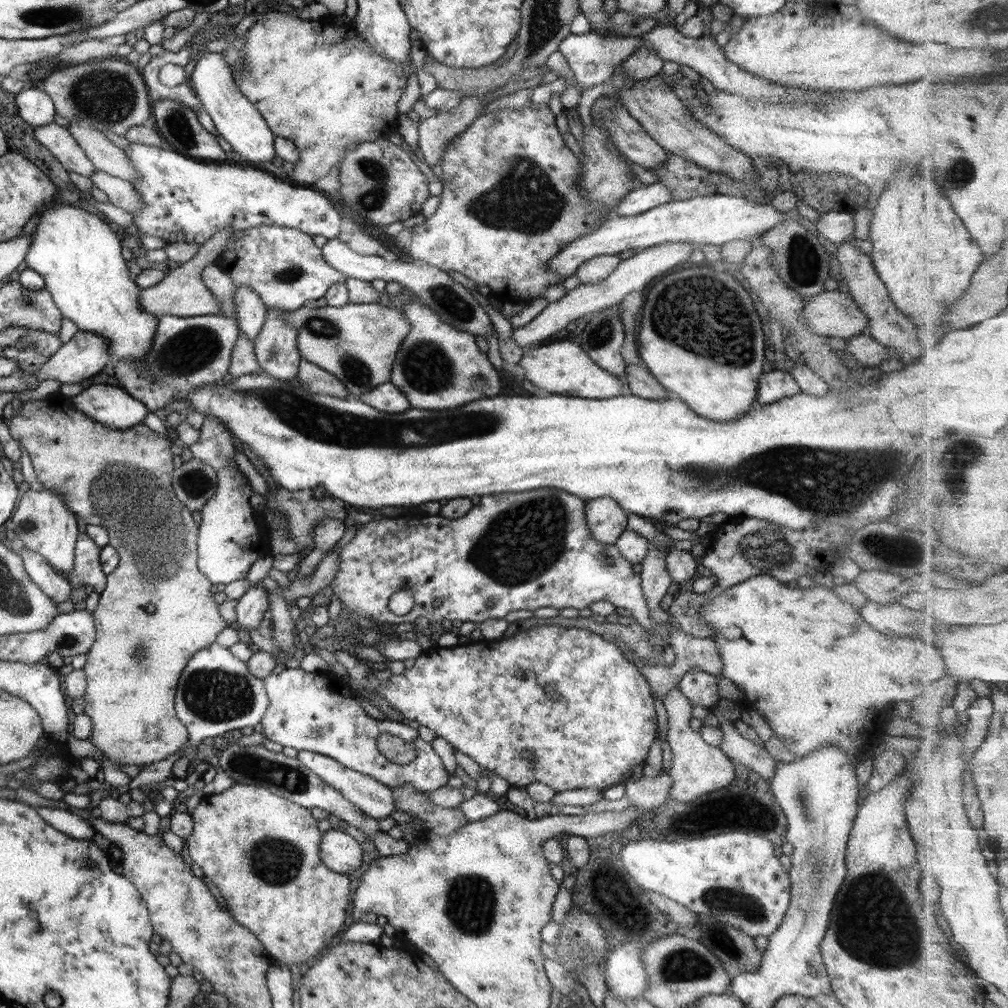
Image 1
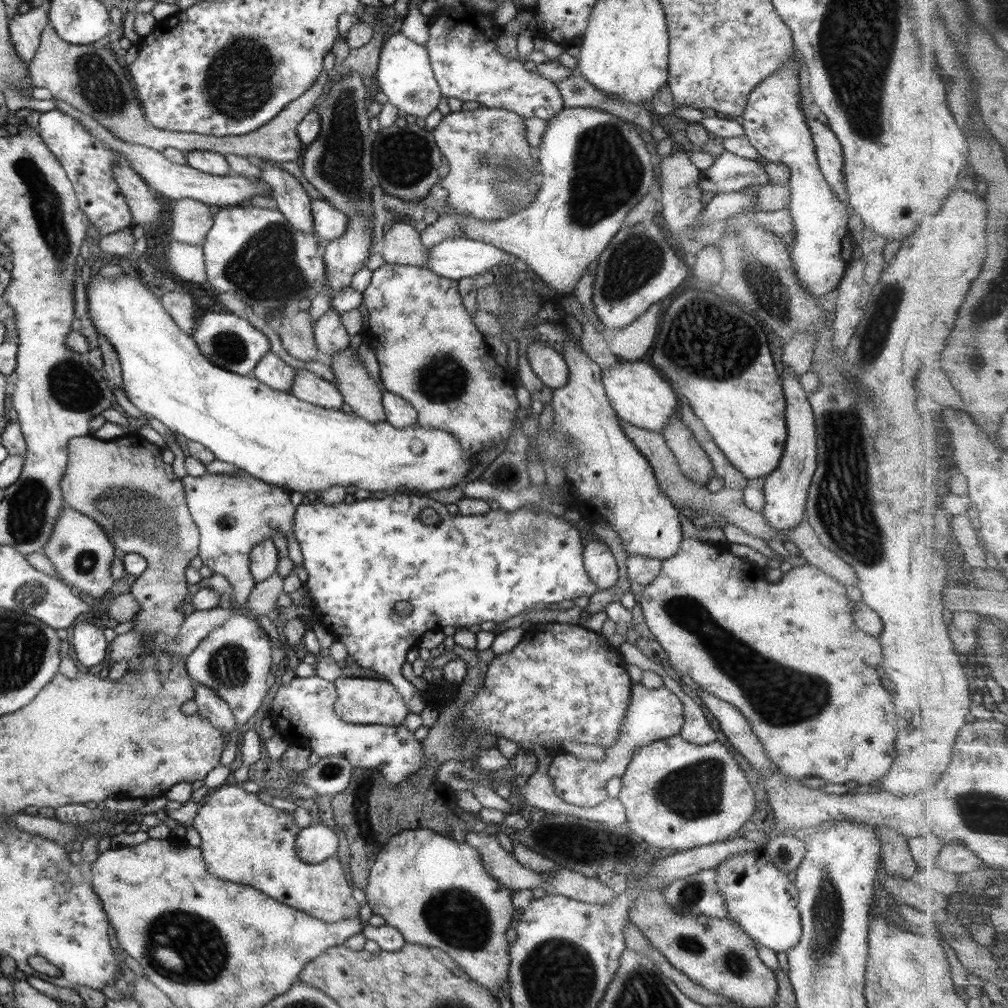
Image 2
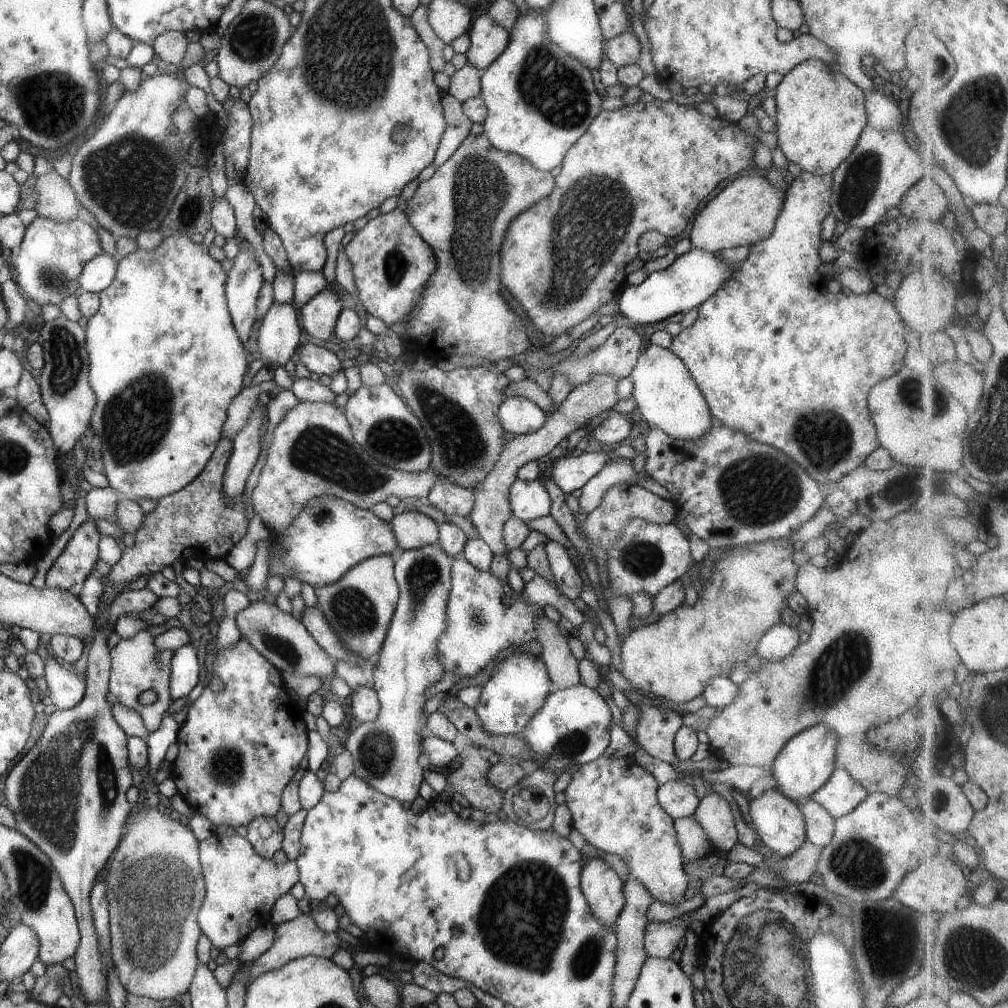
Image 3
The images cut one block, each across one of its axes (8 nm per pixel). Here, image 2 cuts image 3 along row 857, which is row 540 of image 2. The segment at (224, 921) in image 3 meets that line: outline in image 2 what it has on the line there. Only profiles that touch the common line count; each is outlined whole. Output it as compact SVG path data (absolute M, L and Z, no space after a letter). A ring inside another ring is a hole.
M241 470L235 474L206 472L199 477L186 474L180 481L188 512L198 529L198 556L202 566L209 568L213 575L225 577L231 584L236 607L243 606L254 586L248 570L250 549L265 538L271 540L275 531L285 539L291 536L296 507L285 490L267 485Z

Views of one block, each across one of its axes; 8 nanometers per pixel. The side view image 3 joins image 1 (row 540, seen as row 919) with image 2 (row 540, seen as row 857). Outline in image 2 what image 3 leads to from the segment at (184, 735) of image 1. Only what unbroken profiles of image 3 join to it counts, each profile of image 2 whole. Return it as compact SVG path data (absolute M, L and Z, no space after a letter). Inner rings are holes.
M129 433L110 441L90 435L69 438L67 450L67 466L59 481L63 506L91 518L105 532L114 548L125 554L137 554L145 560L145 571L135 578L129 588L139 606L131 618L131 632L145 634L142 640L148 642L143 647L149 645L154 632L163 633L169 643L185 617L181 605L185 603L185 594L189 591L184 572L189 567L189 561L198 555L198 529L188 512L182 482L171 470L171 465L161 461L162 449L139 434Z

